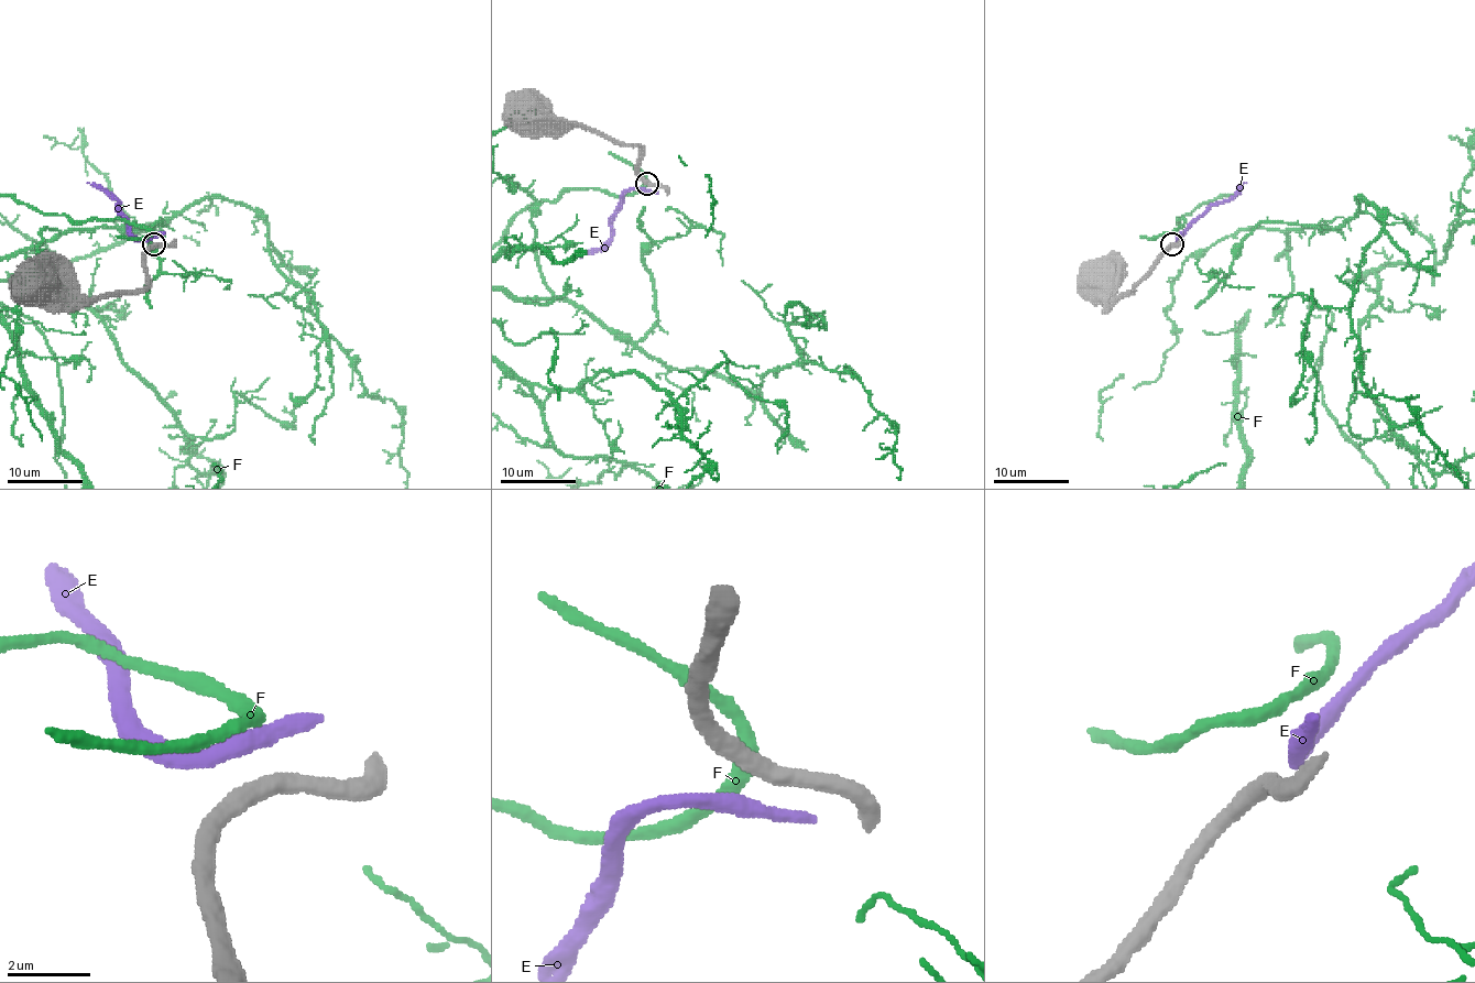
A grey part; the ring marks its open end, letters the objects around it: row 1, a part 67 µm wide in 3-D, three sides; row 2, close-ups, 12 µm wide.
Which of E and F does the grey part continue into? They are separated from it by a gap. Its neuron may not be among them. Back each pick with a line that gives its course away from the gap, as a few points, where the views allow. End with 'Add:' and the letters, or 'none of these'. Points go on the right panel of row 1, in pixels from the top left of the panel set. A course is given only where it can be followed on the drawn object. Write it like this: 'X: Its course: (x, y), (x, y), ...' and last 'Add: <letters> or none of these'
E: Its course: (1176, 239), (1212, 205), (1223, 204), (1246, 183)
Add: E

